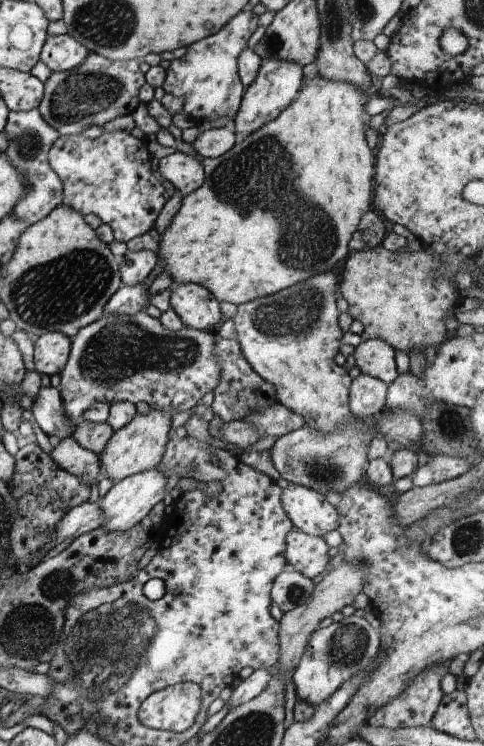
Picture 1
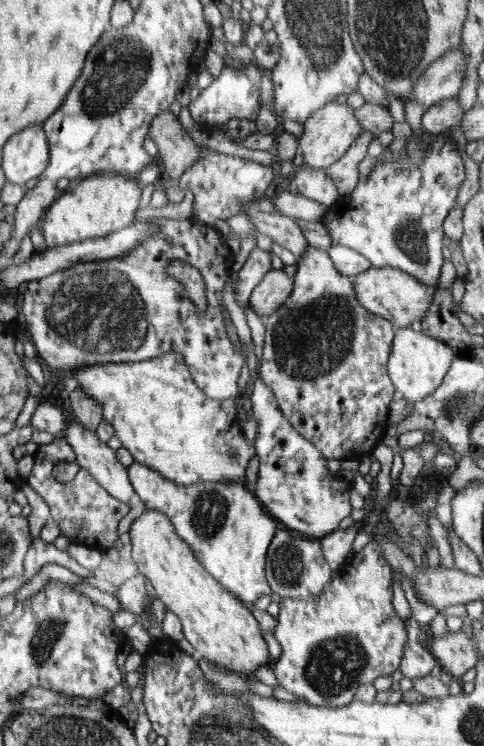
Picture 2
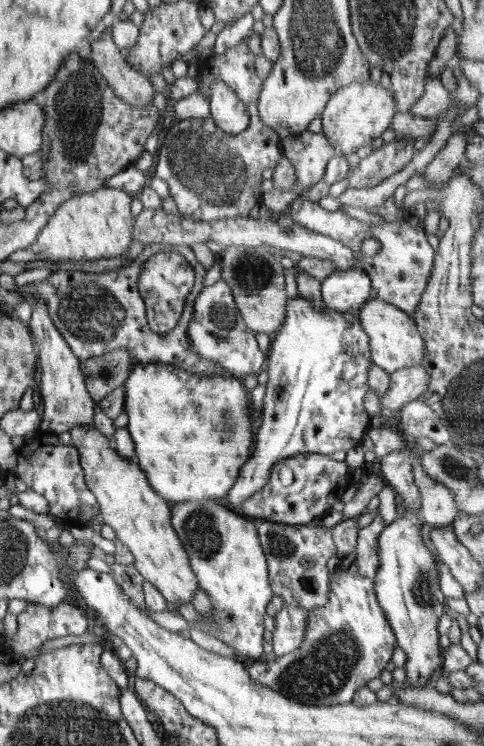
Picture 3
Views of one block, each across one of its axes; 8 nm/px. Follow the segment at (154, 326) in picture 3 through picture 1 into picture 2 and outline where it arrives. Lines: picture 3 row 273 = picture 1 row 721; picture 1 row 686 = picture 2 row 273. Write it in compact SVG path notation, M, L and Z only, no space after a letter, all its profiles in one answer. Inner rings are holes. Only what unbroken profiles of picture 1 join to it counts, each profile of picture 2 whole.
M172 259L167 266L167 272L179 280L186 289L190 300L196 304L197 312L205 312L207 298L205 297L205 284L203 276L190 263L180 259Z

